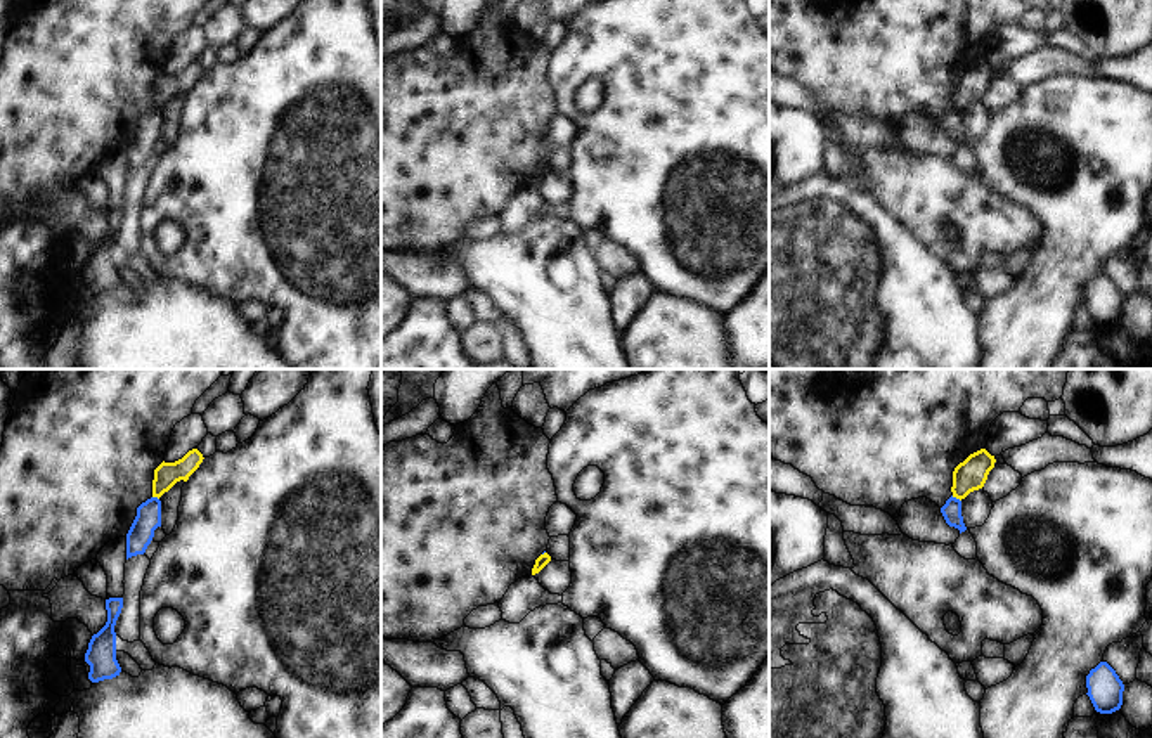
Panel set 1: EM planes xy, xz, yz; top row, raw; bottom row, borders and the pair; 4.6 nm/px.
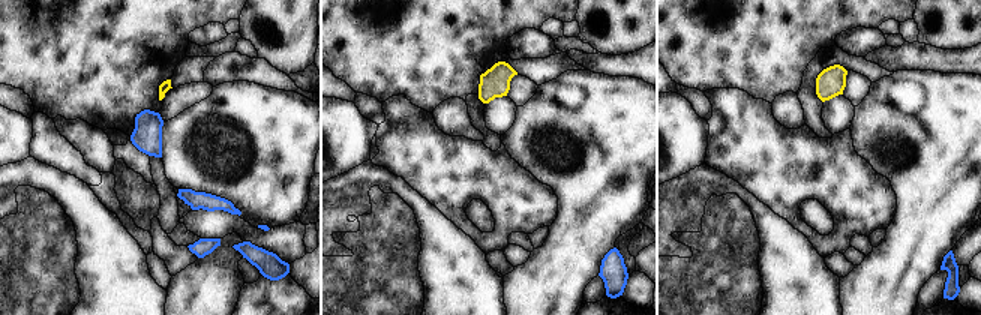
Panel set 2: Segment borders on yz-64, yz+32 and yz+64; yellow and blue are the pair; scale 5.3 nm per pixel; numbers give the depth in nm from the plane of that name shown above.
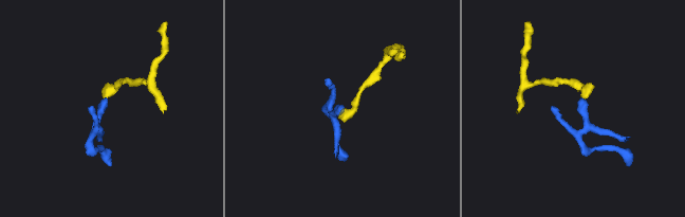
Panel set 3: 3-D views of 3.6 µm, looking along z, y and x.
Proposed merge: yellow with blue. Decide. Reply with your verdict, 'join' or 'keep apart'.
keep apart

